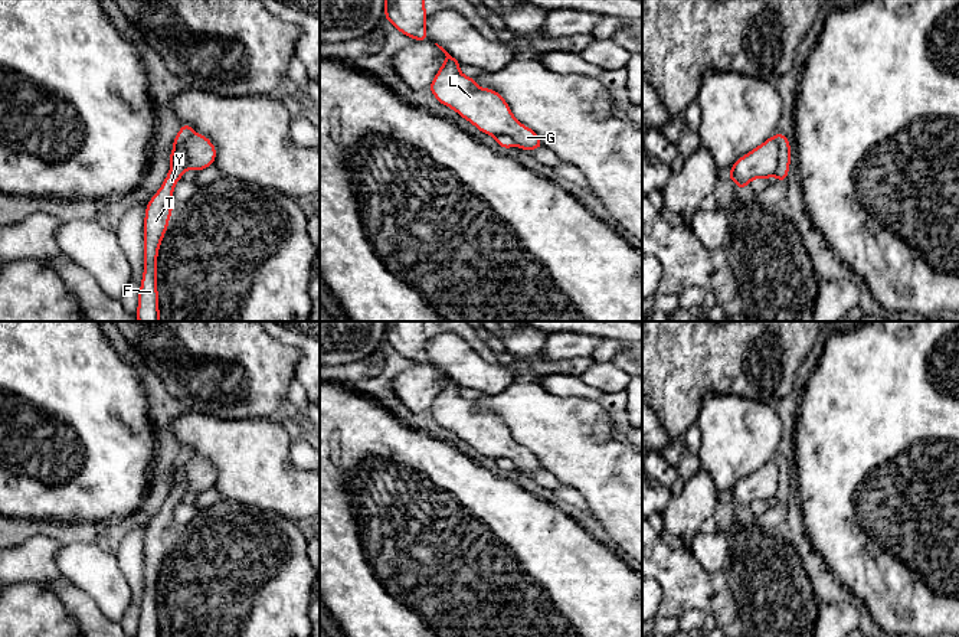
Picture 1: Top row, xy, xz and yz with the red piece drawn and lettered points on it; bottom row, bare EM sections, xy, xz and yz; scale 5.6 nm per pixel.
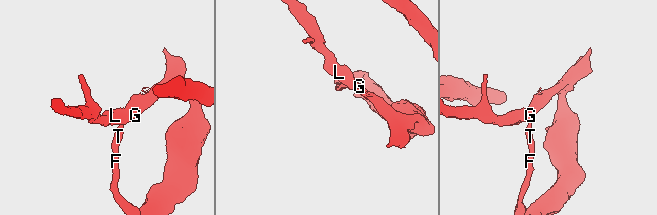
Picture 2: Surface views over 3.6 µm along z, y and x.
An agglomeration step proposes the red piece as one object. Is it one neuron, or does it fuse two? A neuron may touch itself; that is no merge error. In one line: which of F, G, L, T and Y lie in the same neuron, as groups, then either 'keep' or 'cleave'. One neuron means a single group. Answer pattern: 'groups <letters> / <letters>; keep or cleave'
groups F T Y / G L; cleave

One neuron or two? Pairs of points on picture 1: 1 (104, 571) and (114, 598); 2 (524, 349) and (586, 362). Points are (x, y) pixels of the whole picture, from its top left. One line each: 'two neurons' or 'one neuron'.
1: one neuron
2: one neuron

